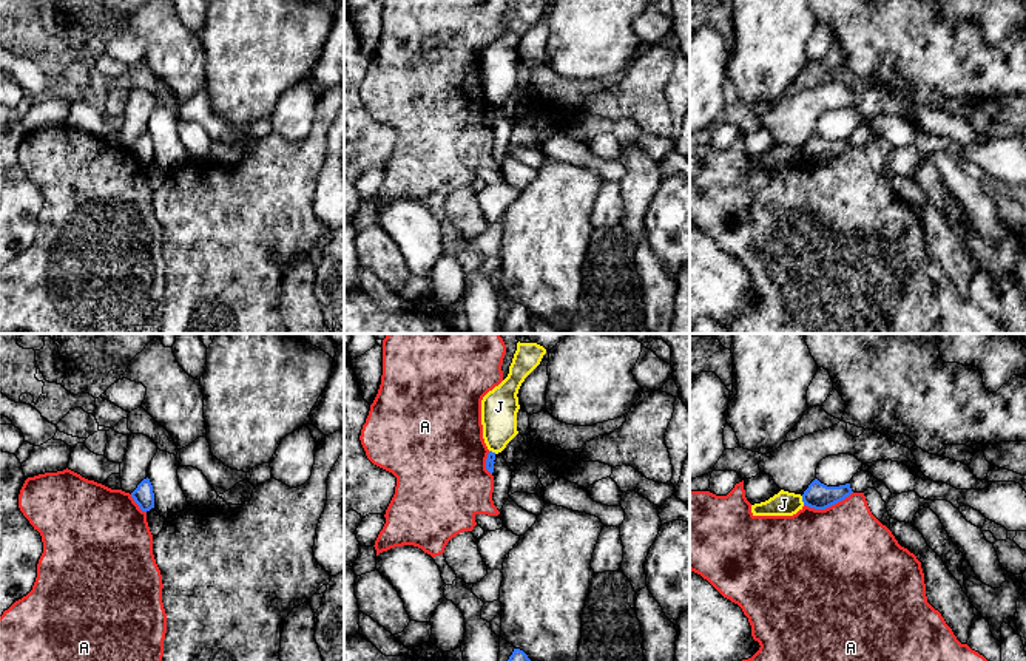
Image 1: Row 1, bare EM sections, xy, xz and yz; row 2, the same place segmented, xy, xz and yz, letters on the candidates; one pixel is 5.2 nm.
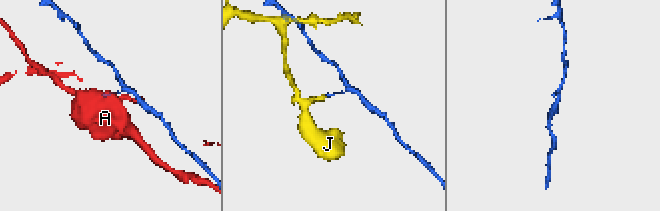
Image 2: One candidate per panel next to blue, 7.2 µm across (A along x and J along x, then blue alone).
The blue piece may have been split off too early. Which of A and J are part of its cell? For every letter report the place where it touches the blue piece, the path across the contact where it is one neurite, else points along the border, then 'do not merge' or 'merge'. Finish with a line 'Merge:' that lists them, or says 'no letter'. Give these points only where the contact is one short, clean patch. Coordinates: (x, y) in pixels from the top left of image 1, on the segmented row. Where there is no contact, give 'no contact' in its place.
A: meets blue in yz at (827, 507); do not merge
J: meets blue in yz at (803, 501); border along yz (801, 496), (804, 504); do not merge
Merge: no letter

